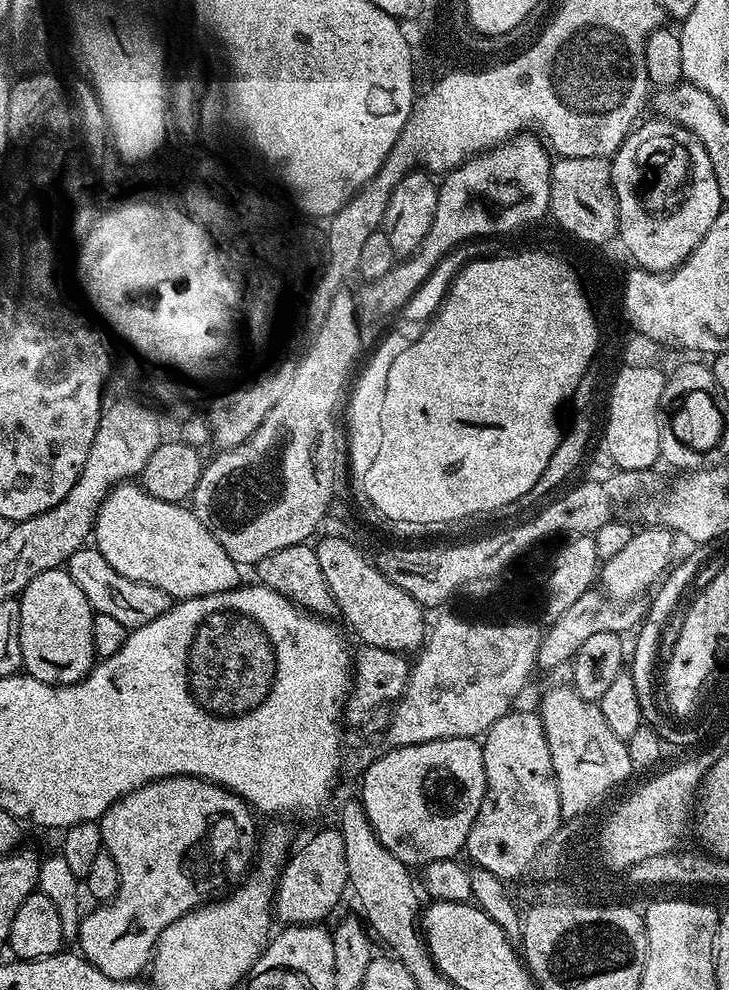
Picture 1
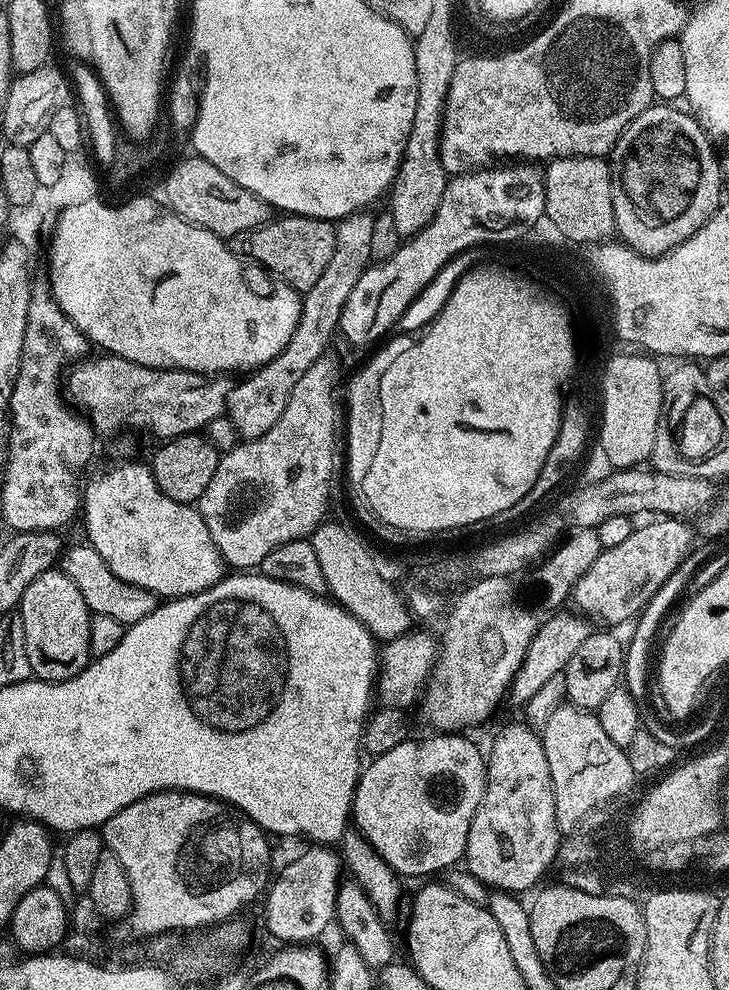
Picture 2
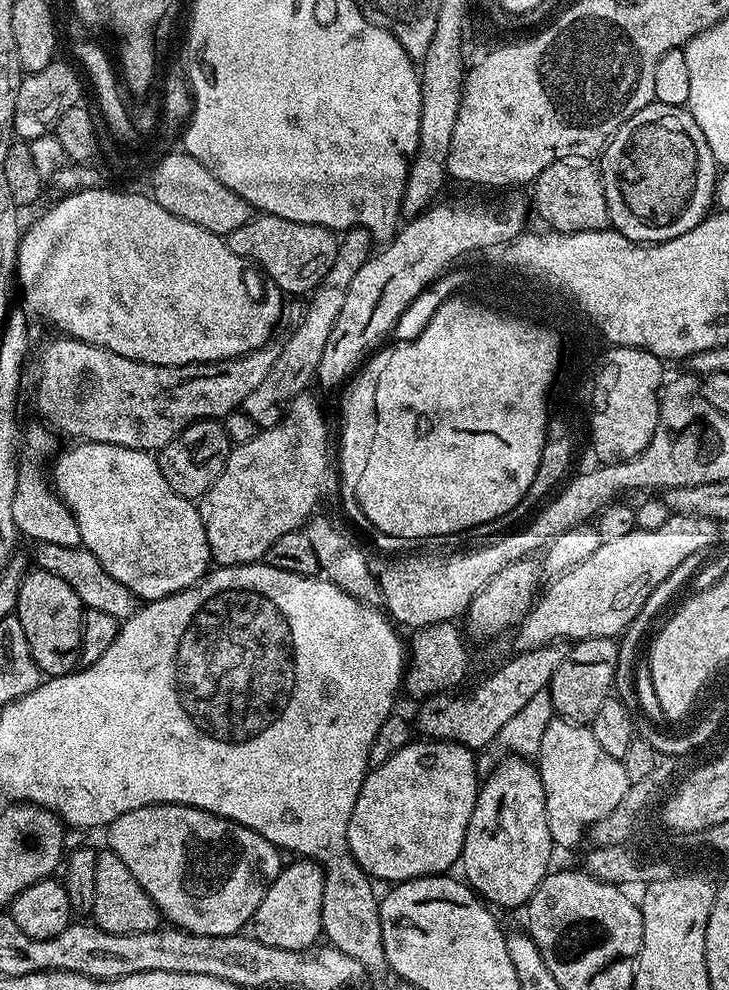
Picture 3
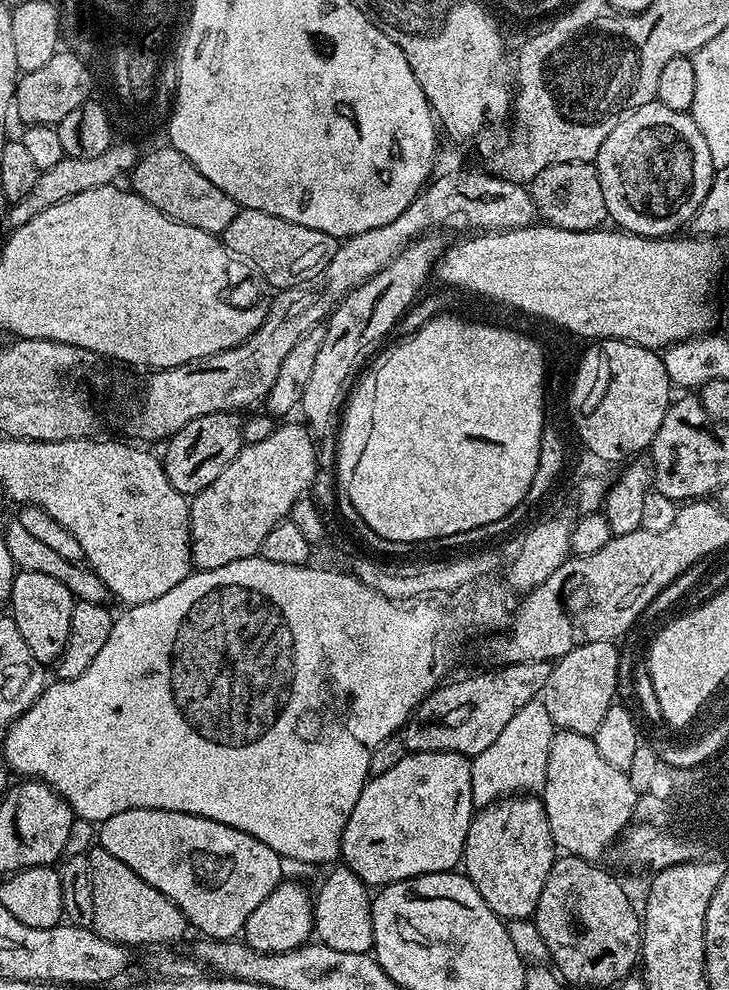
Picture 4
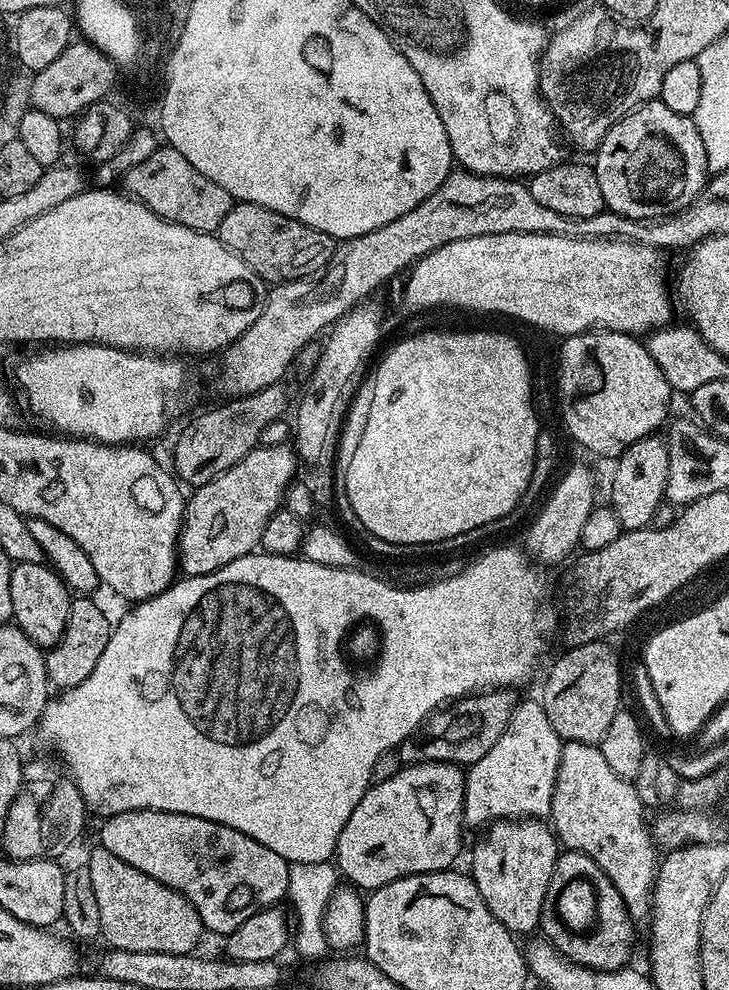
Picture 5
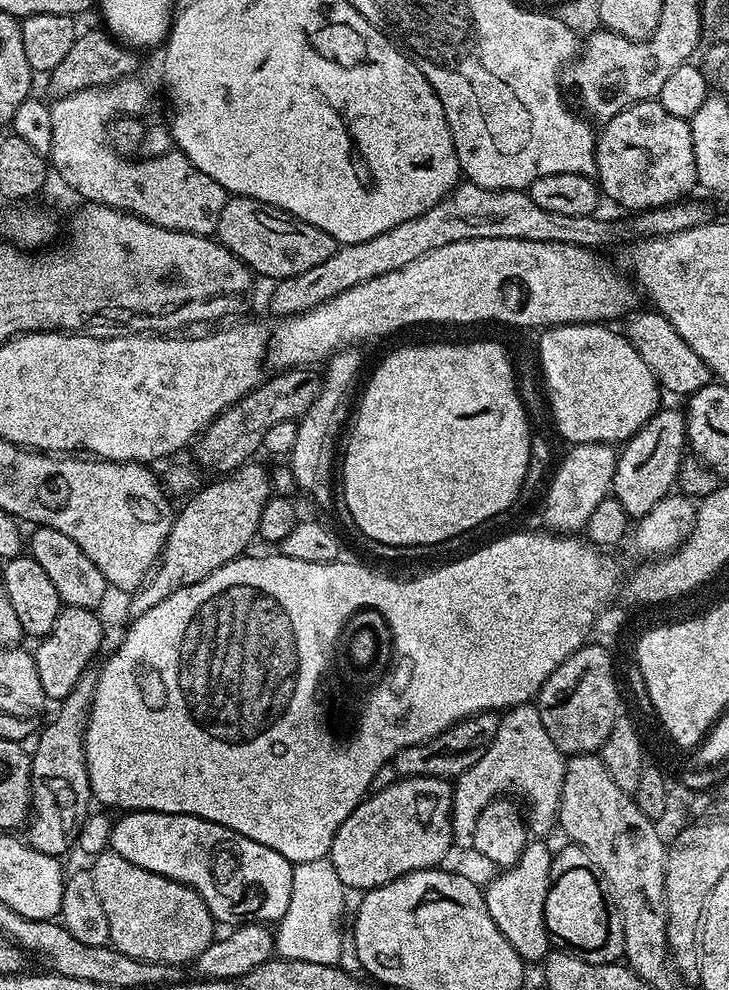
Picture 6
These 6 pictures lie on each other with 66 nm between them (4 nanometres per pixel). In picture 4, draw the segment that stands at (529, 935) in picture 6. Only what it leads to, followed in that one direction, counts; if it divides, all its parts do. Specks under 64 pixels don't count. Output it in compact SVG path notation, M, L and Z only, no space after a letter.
M517 794L487 804L473 815L464 843L462 871L470 878L470 882L474 882L486 906L490 906L490 910L494 910L501 920L527 920L535 913L542 886L546 886L546 878L557 858L558 849L550 834L550 822L546 818L543 799L532 794Z

